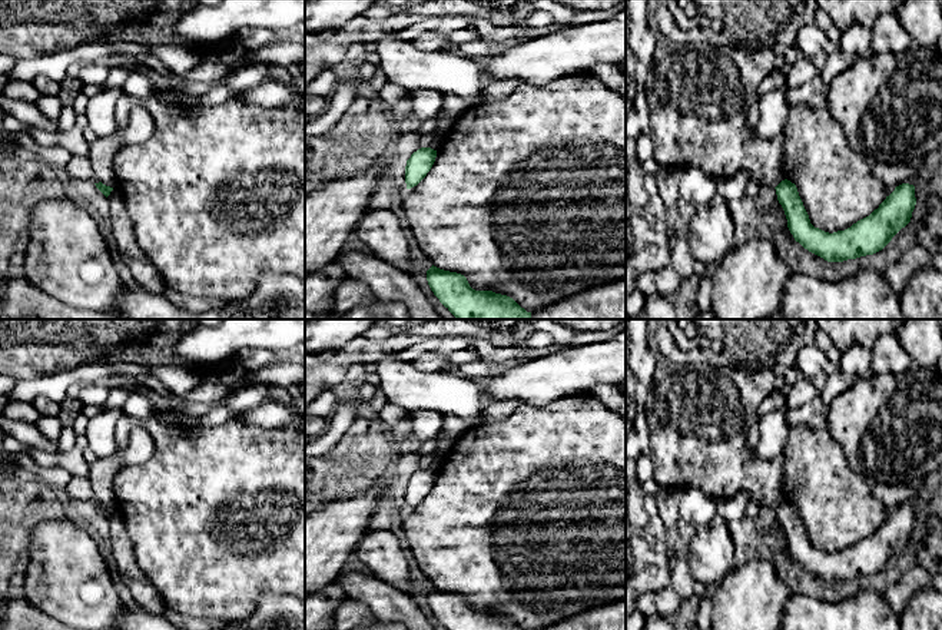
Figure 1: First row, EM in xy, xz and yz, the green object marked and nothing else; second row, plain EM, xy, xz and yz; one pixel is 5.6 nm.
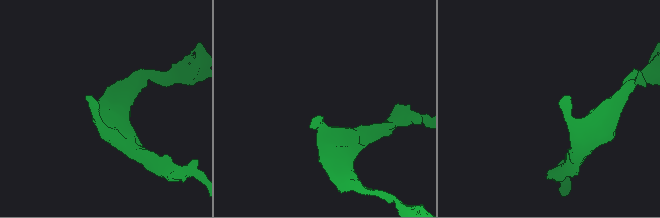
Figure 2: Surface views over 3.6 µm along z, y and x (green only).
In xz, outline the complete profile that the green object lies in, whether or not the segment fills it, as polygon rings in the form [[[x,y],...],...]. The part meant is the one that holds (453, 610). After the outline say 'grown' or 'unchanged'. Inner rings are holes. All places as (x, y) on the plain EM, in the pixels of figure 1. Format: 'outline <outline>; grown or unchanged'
outline [[[434,586],[427,591],[427,601],[434,616],[448,630],[524,630],[507,616],[475,611],[464,596]]]; unchanged

